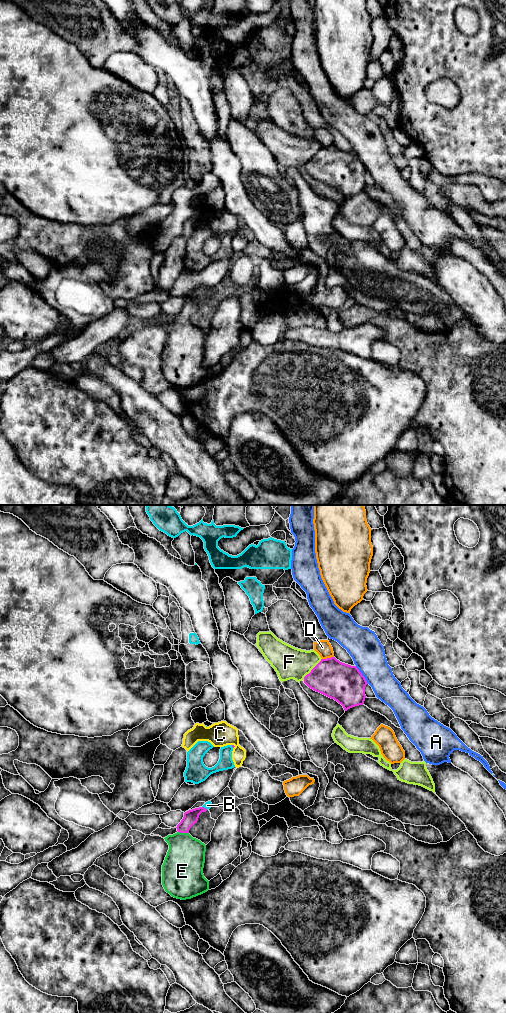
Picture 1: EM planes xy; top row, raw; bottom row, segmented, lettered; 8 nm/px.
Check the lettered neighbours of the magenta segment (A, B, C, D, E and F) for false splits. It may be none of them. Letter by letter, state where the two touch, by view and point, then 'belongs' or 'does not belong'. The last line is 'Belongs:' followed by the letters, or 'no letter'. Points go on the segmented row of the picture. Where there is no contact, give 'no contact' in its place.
A: xy (362, 675) | does not belong
B: xy (205, 808) | does not belong
C: xy (234, 746) | does not belong
D: xy (327, 658) | does not belong
E: xy (183, 832) | belongs
F: xy (312, 669) | does not belong
Belongs: E

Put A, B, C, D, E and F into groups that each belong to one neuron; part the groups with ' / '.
A / B / C / D / E / F

